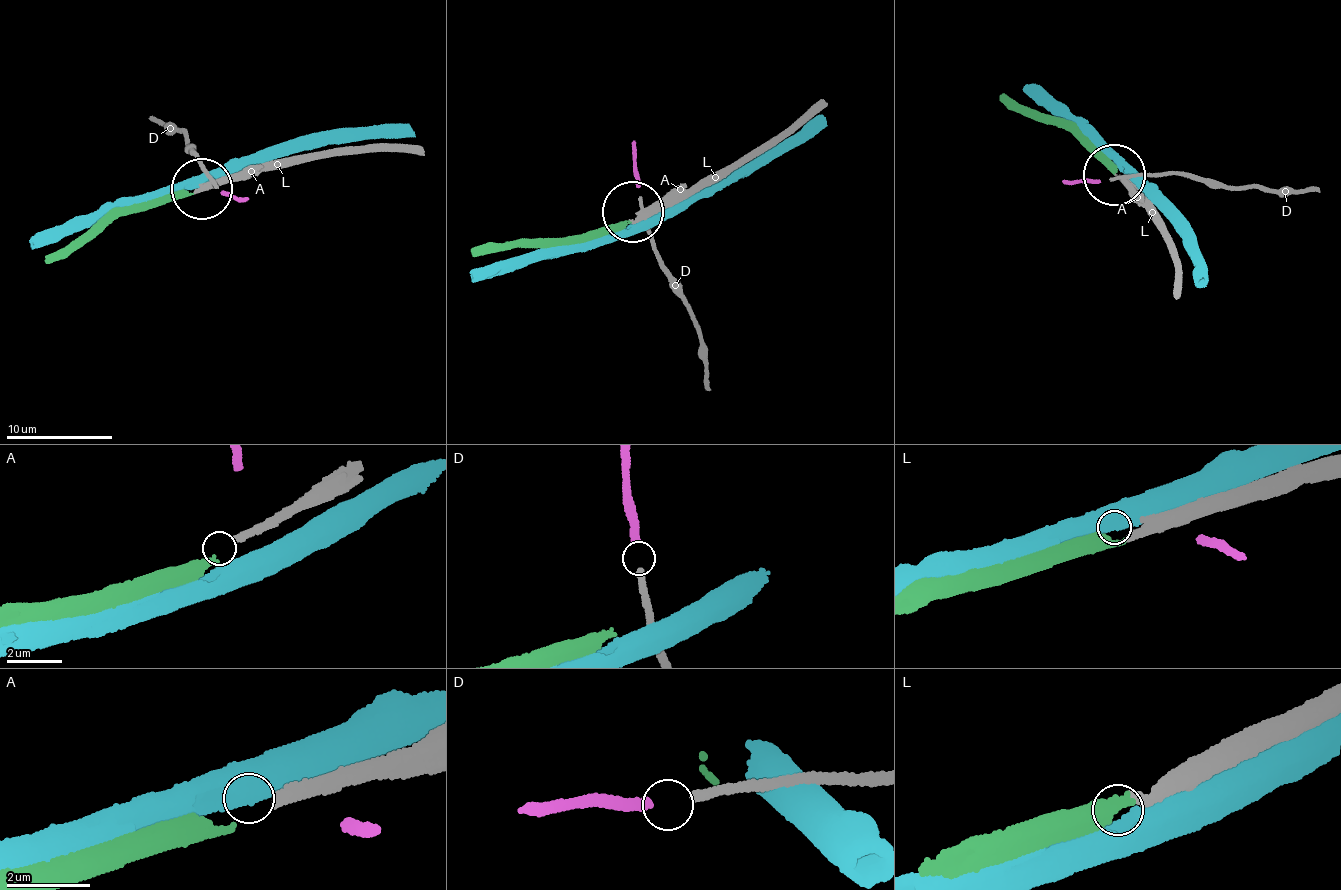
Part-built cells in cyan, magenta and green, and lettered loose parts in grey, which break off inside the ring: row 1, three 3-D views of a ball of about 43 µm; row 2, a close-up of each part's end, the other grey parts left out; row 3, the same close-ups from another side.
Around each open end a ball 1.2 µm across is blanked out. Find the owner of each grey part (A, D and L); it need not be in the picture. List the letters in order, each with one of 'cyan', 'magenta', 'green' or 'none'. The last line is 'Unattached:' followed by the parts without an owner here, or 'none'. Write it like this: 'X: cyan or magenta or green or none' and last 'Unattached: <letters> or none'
A: none
D: magenta
L: green
Unattached: A

